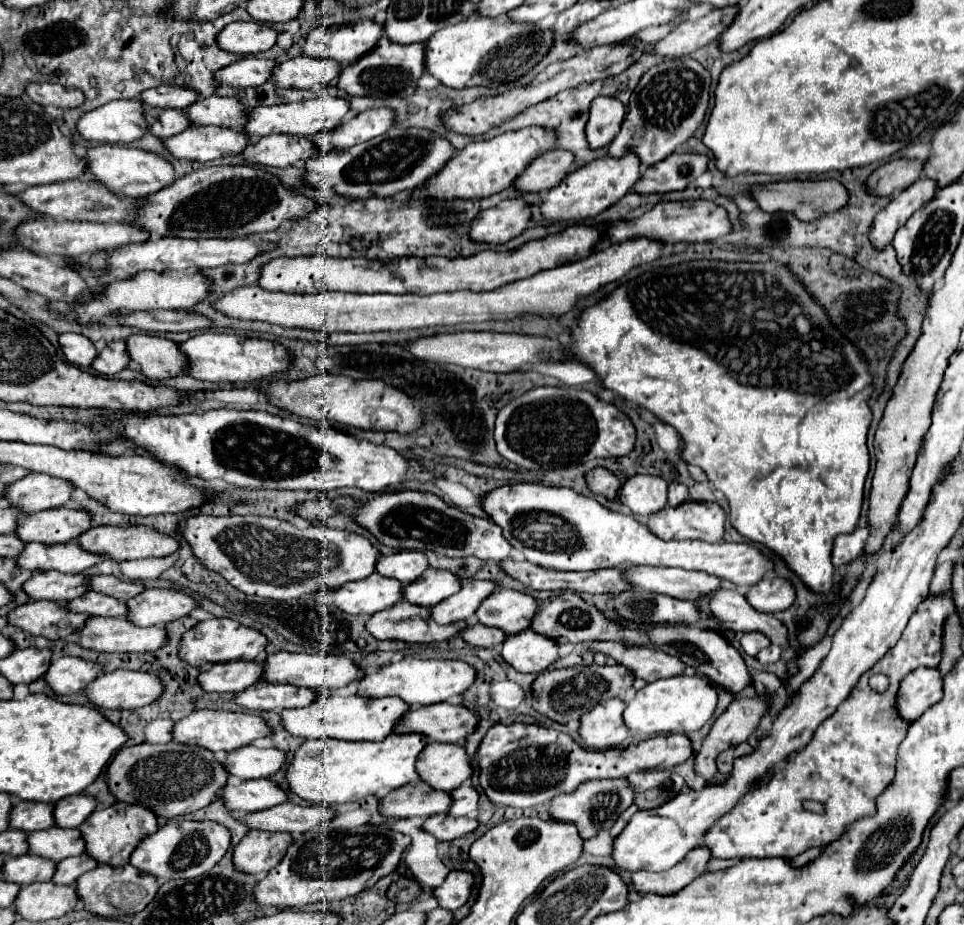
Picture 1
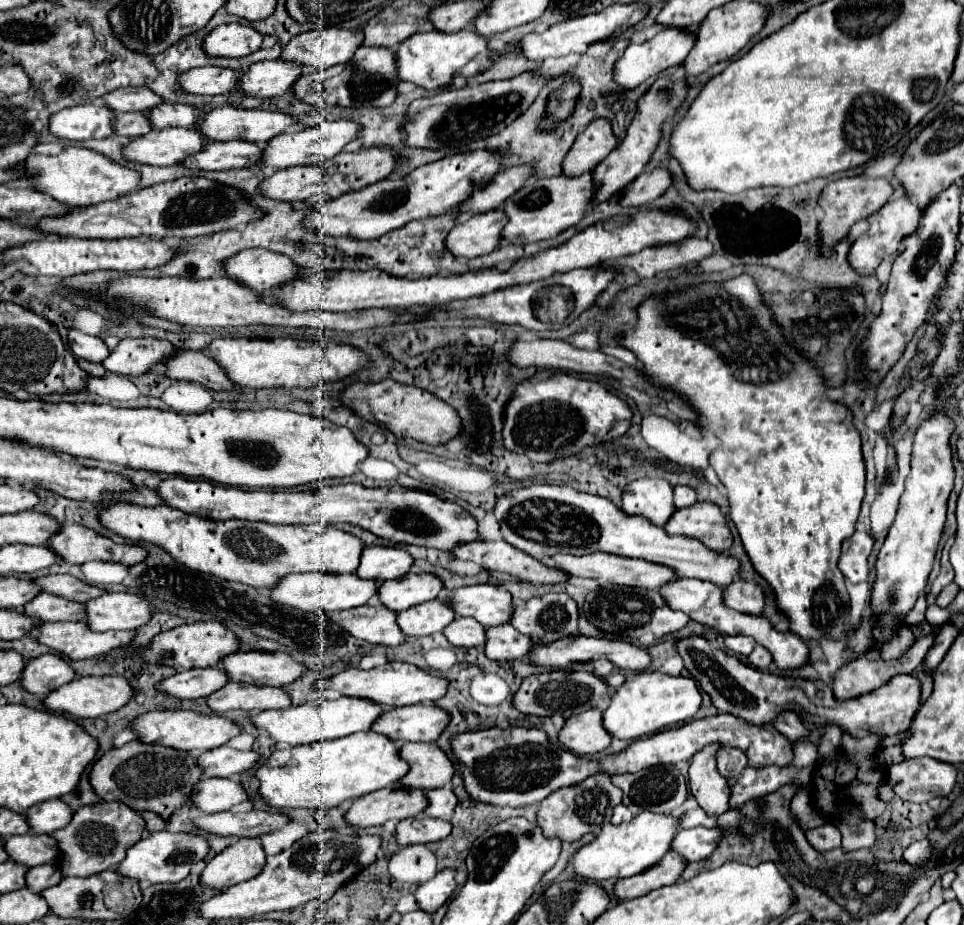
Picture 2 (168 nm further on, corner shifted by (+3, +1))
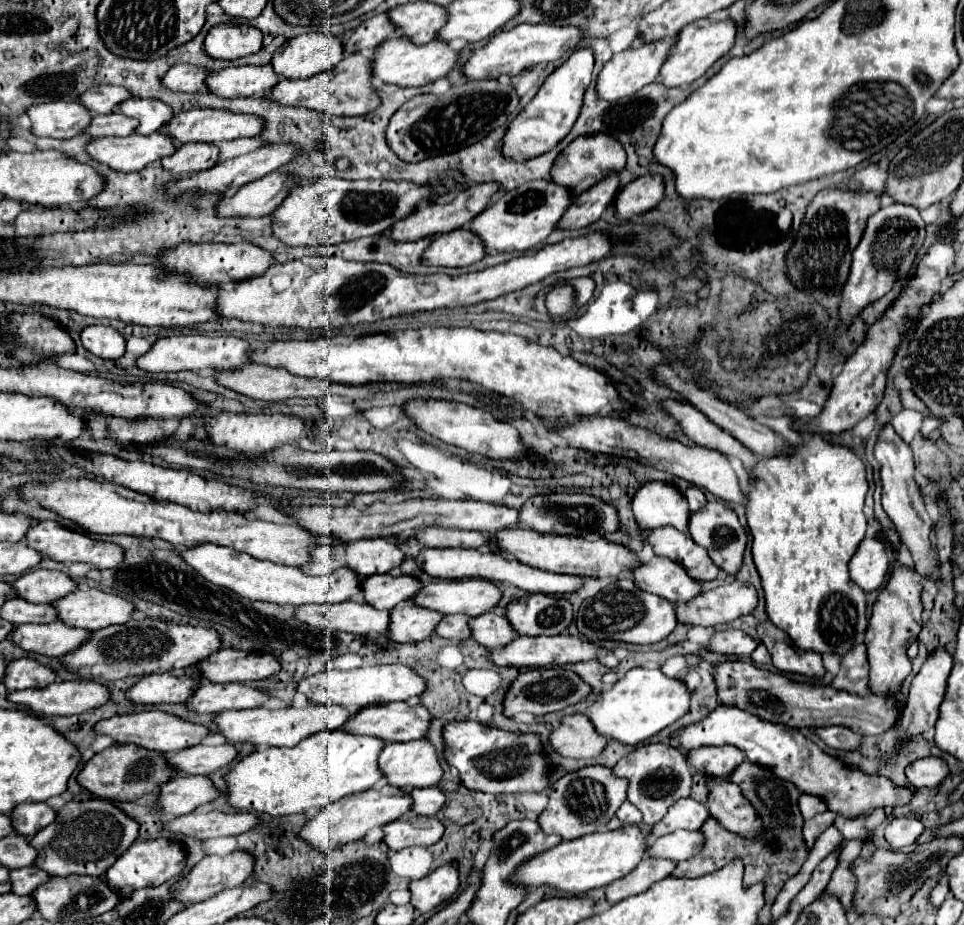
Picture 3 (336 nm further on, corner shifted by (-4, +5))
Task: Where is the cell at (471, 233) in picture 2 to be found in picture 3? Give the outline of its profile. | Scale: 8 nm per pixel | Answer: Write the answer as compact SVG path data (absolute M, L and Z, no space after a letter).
M459 228L441 234L423 254L425 264L433 266L471 266L485 256L485 248L471 234L471 230Z

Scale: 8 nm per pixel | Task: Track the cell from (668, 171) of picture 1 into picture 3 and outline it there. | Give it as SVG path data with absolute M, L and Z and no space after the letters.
M659 174L639 176L617 192L615 202L613 202L615 216L619 220L629 220L637 214L651 210L651 206L659 204L663 200L663 196L665 196L663 176L659 176Z

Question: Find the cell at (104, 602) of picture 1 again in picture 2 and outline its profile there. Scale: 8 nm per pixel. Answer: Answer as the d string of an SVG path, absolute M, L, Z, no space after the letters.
M38 594L26 602L22 614L42 622L78 622L84 618L84 606L80 602L64 602L64 598L52 598L50 594Z

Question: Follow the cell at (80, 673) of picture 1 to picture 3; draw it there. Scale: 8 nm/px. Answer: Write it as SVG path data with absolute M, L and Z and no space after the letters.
M19 658L7 664L5 672L5 686L15 692L15 690L25 690L25 688L43 688L51 684L57 678L57 674L37 662L35 658Z

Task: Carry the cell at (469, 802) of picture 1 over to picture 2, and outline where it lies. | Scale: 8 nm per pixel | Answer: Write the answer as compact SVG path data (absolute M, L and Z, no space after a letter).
M444 786L444 788L436 788L436 790L426 790L424 792L426 798L428 798L428 808L426 808L426 814L432 816L432 818L442 818L442 820L450 820L458 800L452 792L450 786Z

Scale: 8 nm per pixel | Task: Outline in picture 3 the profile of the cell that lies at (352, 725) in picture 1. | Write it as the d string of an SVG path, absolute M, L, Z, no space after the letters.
M297 692L289 708L227 710L217 716L217 724L221 734L233 742L251 742L255 746L295 746L303 738L309 738L321 730L339 730L347 722L347 718L351 718L351 712L347 712L347 708L312 704L304 694Z

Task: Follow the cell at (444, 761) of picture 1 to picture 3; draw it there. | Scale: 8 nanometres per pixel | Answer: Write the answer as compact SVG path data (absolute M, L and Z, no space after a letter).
M425 740L403 744L387 744L379 754L379 768L391 786L413 790L437 786L443 778L443 768L435 748Z

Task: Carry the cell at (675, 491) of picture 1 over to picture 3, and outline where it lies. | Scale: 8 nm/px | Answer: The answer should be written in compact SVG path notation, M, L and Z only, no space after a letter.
M691 486L689 490L685 490L685 498L687 498L687 502L689 502L689 508L691 508L691 510L699 510L701 506L705 506L705 504L707 504L707 498L705 498L703 490L701 490L701 488L697 488L697 486Z

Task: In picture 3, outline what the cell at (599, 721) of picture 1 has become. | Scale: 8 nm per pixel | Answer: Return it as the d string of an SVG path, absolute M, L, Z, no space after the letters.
M569 714L561 720L561 726L553 730L549 746L565 758L595 758L607 746L607 738L591 726L585 714Z

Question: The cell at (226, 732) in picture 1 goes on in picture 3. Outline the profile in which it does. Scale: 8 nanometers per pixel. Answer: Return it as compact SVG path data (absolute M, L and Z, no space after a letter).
M147 710L147 712L135 712L135 714L125 714L125 716L113 716L109 720L97 722L95 730L99 734L109 734L115 738L119 744L137 744L147 750L159 750L159 752L175 752L175 750L185 750L191 746L201 744L205 736L209 736L209 728L201 724L193 724L187 720L181 720L175 714L167 714L161 710Z

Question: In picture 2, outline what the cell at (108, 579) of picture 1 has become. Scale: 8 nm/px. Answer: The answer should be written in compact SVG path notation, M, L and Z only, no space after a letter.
M58 574L58 576L40 576L34 580L34 584L40 586L42 592L54 594L54 596L62 596L66 600L74 600L74 602L86 602L88 598L96 598L100 594L104 594L102 588L96 586L88 586L82 580L70 576L70 574Z

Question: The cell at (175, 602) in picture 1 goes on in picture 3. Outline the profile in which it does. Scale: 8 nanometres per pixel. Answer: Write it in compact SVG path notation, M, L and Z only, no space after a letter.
M97 588L75 590L69 596L53 602L59 618L69 626L99 630L113 624L125 624L135 614L135 604L117 594L101 592Z

